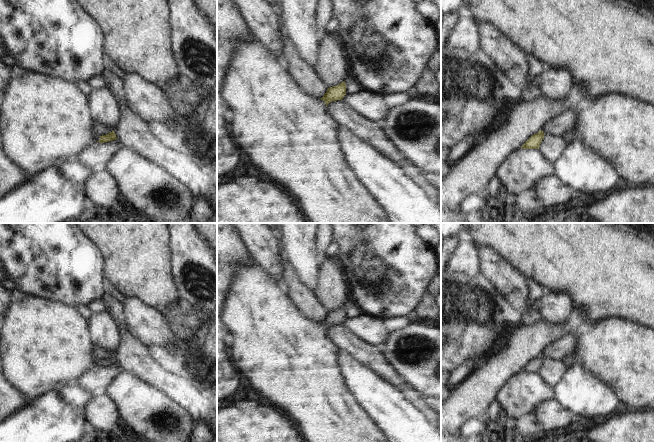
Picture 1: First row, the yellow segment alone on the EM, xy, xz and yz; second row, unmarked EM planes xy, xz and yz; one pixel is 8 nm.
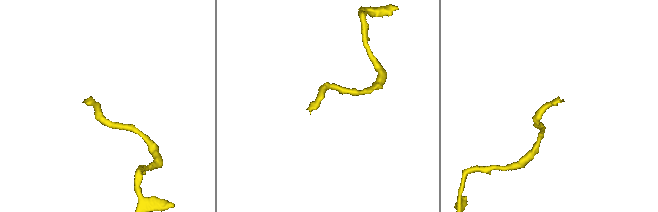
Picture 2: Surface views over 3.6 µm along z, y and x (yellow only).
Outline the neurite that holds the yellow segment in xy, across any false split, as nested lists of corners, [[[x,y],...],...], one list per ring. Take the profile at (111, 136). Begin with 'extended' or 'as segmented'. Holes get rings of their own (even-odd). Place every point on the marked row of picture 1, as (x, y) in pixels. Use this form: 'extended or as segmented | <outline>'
extended | [[[29,72],[19,78],[11,78],[0,103],[1,145],[5,154],[29,175],[75,160],[78,154],[91,143],[105,143],[117,139],[114,131],[102,136],[95,135],[92,129],[94,124],[88,97],[76,83],[41,73]]]

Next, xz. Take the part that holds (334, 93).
extended | [[[255,37],[251,39],[238,38],[236,41],[237,47],[233,53],[230,66],[227,69],[225,81],[221,88],[221,94],[224,100],[228,103],[230,110],[234,113],[234,117],[230,120],[230,133],[234,137],[234,142],[242,148],[249,168],[286,190],[294,198],[300,207],[302,214],[310,223],[390,223],[385,211],[379,205],[375,197],[356,177],[354,171],[347,163],[338,138],[338,129],[340,128],[340,125],[327,111],[327,105],[330,102],[342,100],[346,95],[345,81],[337,86],[329,87],[321,99],[314,98],[302,91],[300,86],[292,79],[279,60],[269,50],[267,50],[261,42],[257,41]]]

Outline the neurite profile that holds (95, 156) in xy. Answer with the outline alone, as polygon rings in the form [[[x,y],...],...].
[[[117,139],[105,143],[94,142],[80,151],[75,160],[91,168],[93,172],[102,172],[106,163],[121,148]]]

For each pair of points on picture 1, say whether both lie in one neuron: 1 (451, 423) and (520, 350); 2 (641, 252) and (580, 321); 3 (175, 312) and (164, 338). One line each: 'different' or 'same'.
1: same
2: different
3: different

